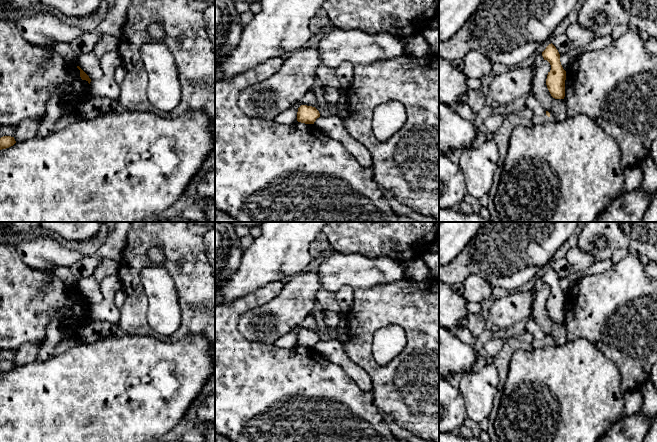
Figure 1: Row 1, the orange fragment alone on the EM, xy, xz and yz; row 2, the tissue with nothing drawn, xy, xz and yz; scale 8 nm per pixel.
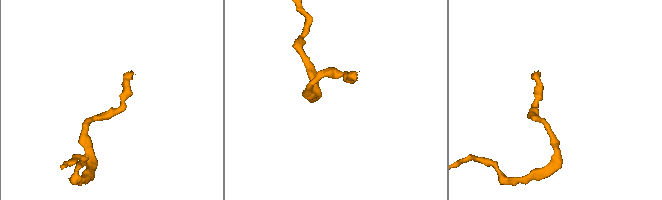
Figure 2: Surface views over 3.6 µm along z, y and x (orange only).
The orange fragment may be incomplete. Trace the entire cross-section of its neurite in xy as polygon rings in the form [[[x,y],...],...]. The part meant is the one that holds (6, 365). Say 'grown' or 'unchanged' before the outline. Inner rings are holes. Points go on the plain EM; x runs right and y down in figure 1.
grown; [[[25,343],[16,351],[13,361],[3,360],[0,362],[0,374],[9,372],[15,367],[23,366],[37,360],[40,344]]]

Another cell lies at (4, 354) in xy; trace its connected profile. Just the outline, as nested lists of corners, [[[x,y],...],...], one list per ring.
[[[0,350],[0,362],[3,360],[13,361],[16,355],[14,350]]]

